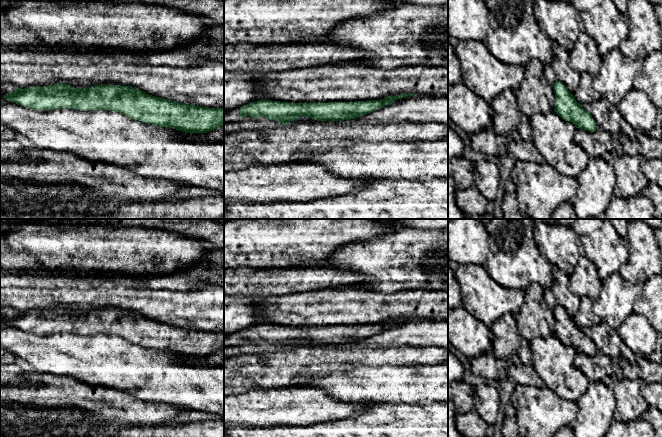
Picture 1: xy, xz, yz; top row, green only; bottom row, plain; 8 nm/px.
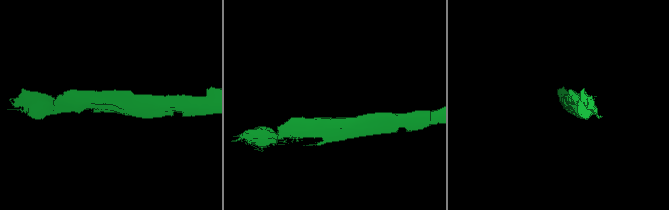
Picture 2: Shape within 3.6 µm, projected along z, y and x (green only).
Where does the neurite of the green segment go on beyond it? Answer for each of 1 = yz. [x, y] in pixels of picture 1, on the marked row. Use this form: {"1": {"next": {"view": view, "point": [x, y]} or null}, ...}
{"1": {"next": null}}

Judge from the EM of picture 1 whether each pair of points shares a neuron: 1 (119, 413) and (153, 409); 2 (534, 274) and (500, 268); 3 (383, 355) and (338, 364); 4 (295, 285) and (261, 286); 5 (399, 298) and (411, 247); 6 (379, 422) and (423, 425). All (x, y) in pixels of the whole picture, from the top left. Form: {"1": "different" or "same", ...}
{"1": "same", "2": "same", "3": "same", "4": "same", "5": "different", "6": "same"}

